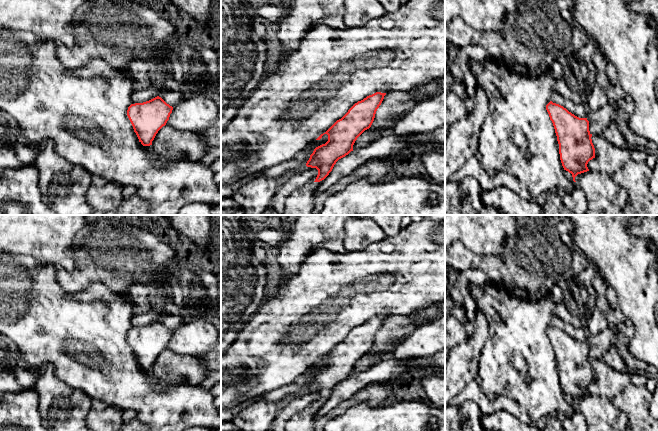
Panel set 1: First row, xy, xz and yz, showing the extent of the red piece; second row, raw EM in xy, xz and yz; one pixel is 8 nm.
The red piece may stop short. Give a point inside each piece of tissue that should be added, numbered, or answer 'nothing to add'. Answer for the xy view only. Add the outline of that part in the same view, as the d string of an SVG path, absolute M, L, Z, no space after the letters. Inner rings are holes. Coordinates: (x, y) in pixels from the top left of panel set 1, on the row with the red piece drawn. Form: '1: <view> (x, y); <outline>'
nothing to add

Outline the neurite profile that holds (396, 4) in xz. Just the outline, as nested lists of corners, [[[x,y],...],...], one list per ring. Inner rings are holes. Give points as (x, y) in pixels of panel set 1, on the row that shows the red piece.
[[[380,0],[380,2],[383,3],[387,9],[392,6],[394,12],[396,12],[402,5],[401,0]]]

